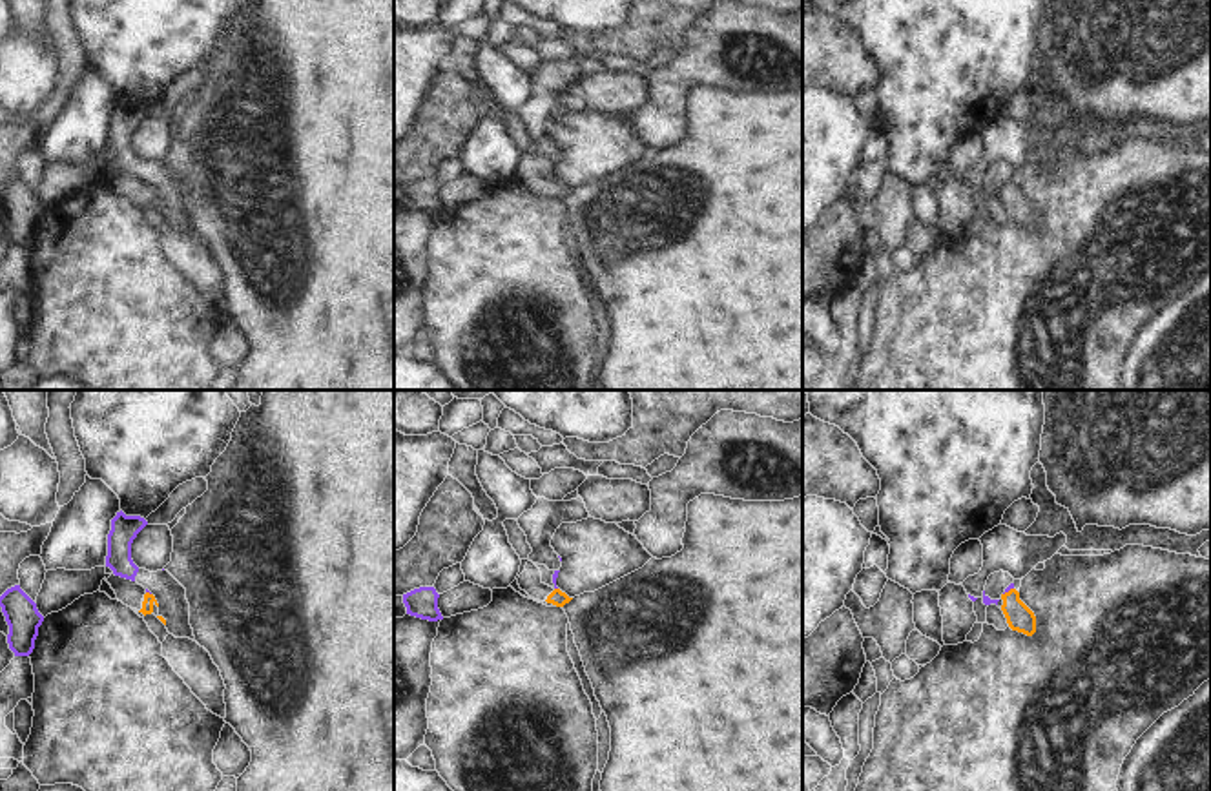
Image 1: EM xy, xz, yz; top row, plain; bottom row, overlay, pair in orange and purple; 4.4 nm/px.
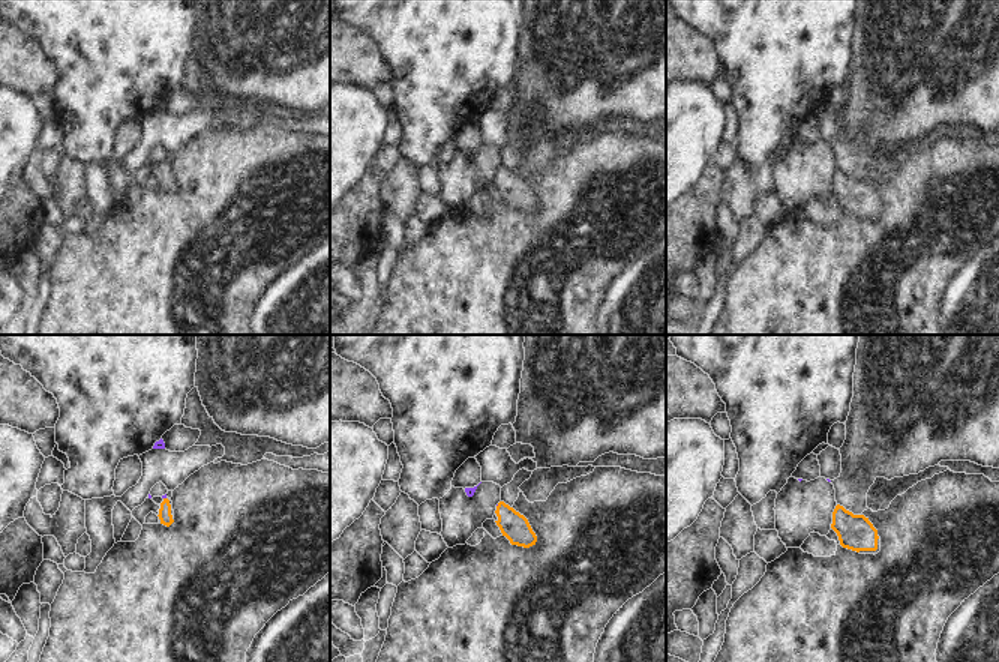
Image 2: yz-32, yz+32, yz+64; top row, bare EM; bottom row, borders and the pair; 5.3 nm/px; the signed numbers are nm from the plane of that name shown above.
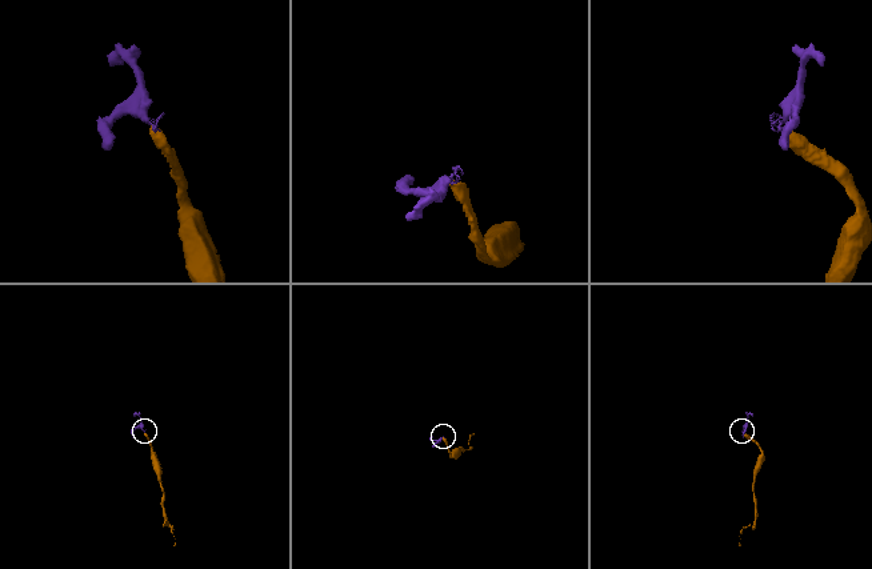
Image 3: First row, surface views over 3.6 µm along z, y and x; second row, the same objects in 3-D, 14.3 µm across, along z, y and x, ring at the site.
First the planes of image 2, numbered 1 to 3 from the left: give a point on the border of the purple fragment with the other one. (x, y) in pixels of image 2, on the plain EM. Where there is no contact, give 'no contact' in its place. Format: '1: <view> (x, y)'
1: no contact
2: no contact
3: no contact

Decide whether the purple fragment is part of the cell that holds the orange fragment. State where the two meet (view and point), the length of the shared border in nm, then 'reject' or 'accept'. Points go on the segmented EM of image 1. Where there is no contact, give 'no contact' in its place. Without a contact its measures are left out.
yz (1009, 591) | 60 nm | reject

